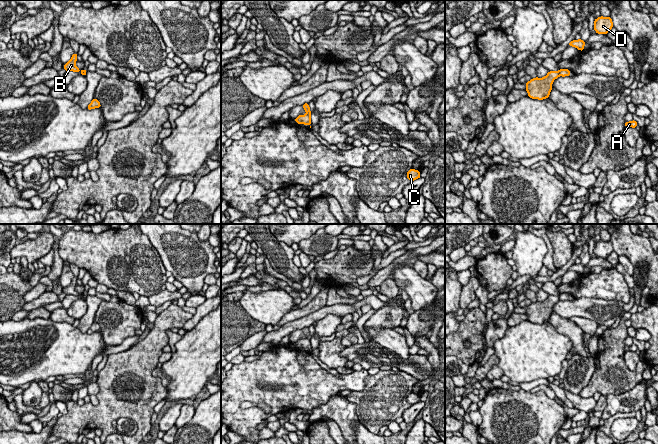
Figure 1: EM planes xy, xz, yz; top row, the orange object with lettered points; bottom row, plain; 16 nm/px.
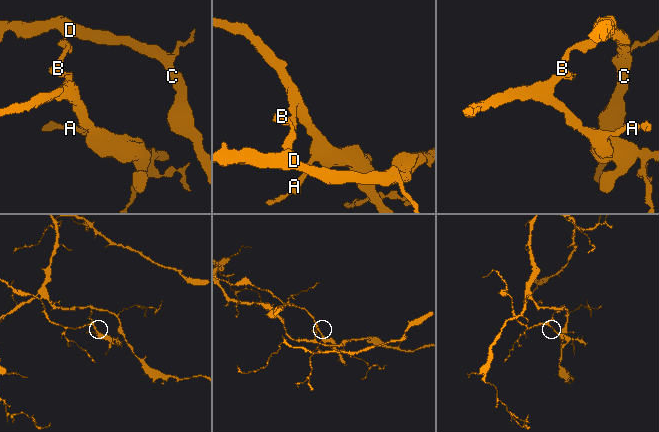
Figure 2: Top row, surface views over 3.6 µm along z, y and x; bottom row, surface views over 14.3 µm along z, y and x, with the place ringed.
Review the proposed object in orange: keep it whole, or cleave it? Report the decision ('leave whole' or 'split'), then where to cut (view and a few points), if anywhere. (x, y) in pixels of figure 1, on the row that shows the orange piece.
split; cut in yz along (560, 70), (558, 75)

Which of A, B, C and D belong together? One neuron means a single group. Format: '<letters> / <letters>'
A / B C D

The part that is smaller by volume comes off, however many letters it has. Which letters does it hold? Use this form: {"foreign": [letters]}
{"foreign": ["A"]}

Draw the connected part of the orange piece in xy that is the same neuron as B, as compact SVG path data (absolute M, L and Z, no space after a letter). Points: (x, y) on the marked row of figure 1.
M74 53L73 55L72 55L72 58L71 58L71 60L69 61L69 62L67 62L67 63L65 63L65 65L63 66L63 68L66 70L66 71L74 71L74 72L81 72L81 75L83 75L83 76L86 76L86 74L84 73L84 71L82 70L80 70L79 68L77 68L76 66L75 66L75 63L76 63L76 61L77 61L77 55L78 55L78 53Z

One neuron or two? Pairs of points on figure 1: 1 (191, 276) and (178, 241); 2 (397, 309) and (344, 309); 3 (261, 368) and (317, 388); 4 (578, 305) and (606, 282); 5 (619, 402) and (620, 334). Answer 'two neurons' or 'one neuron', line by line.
1: one neuron
2: two neurons
3: one neuron
4: two neurons
5: two neurons

